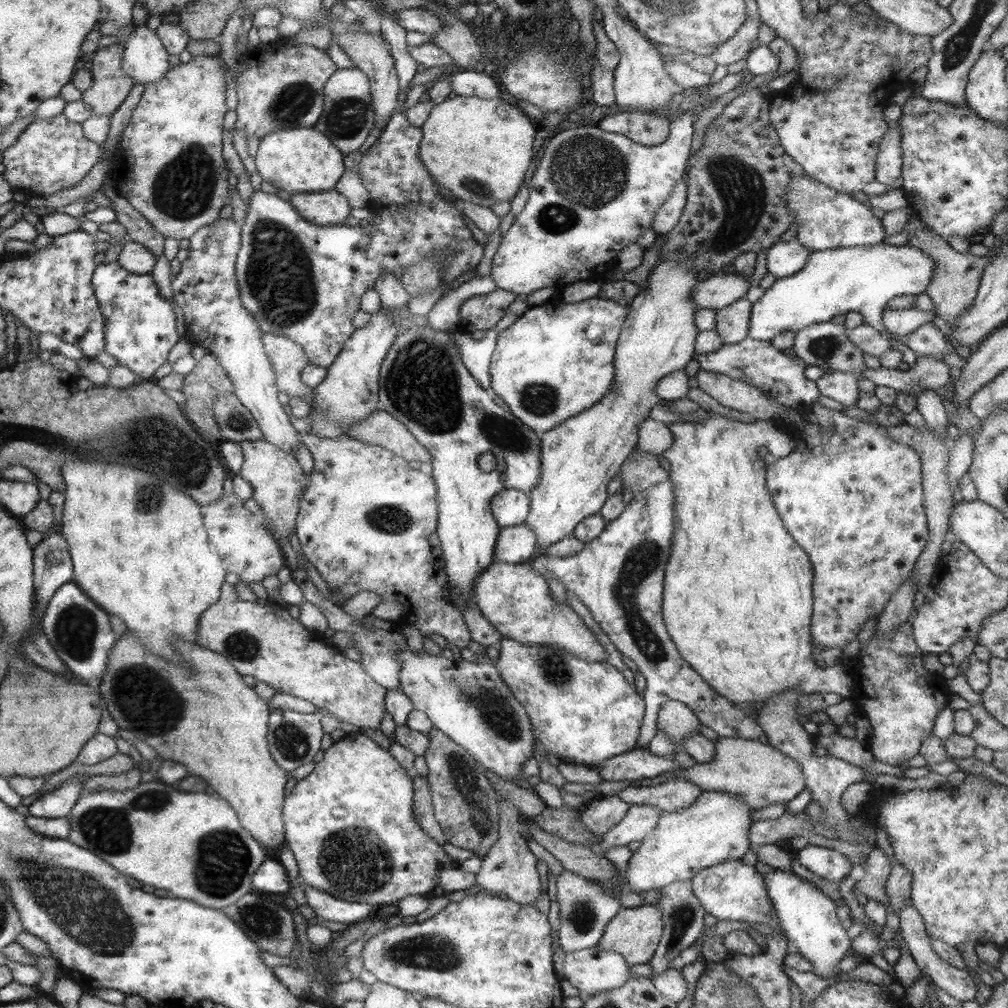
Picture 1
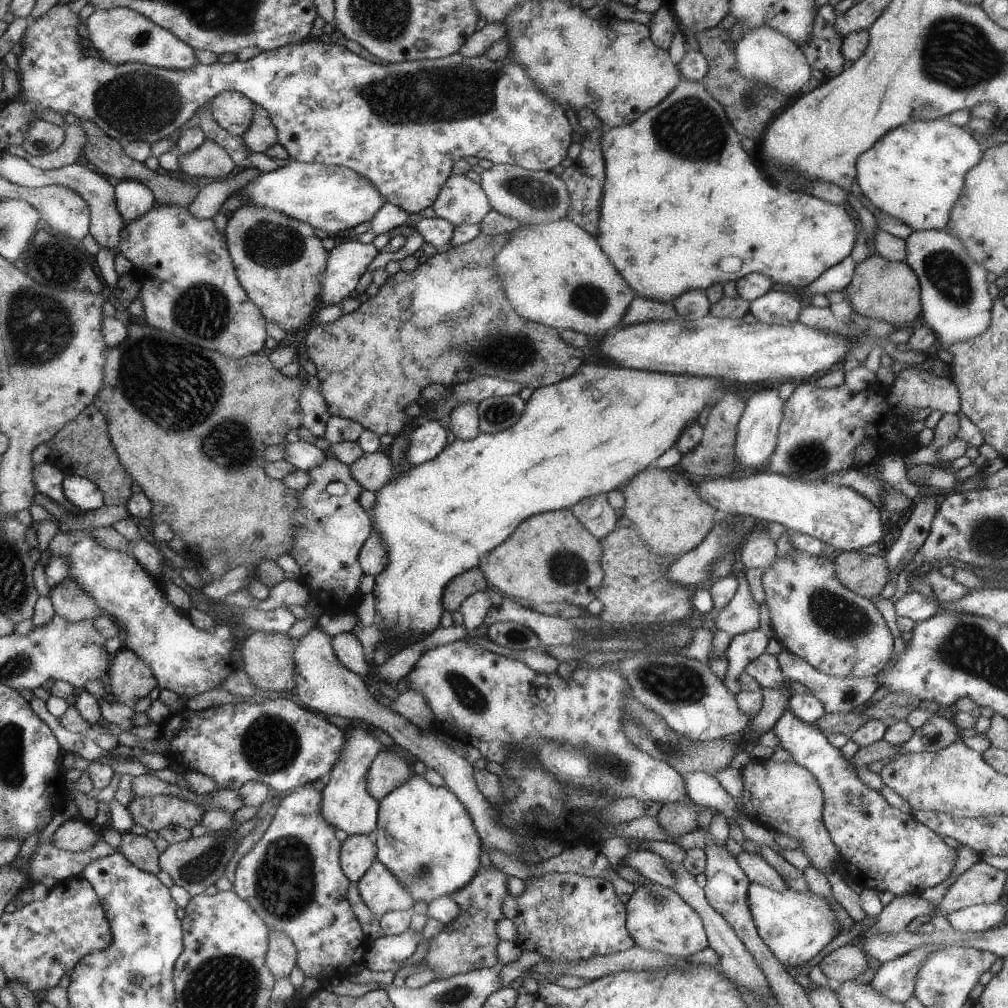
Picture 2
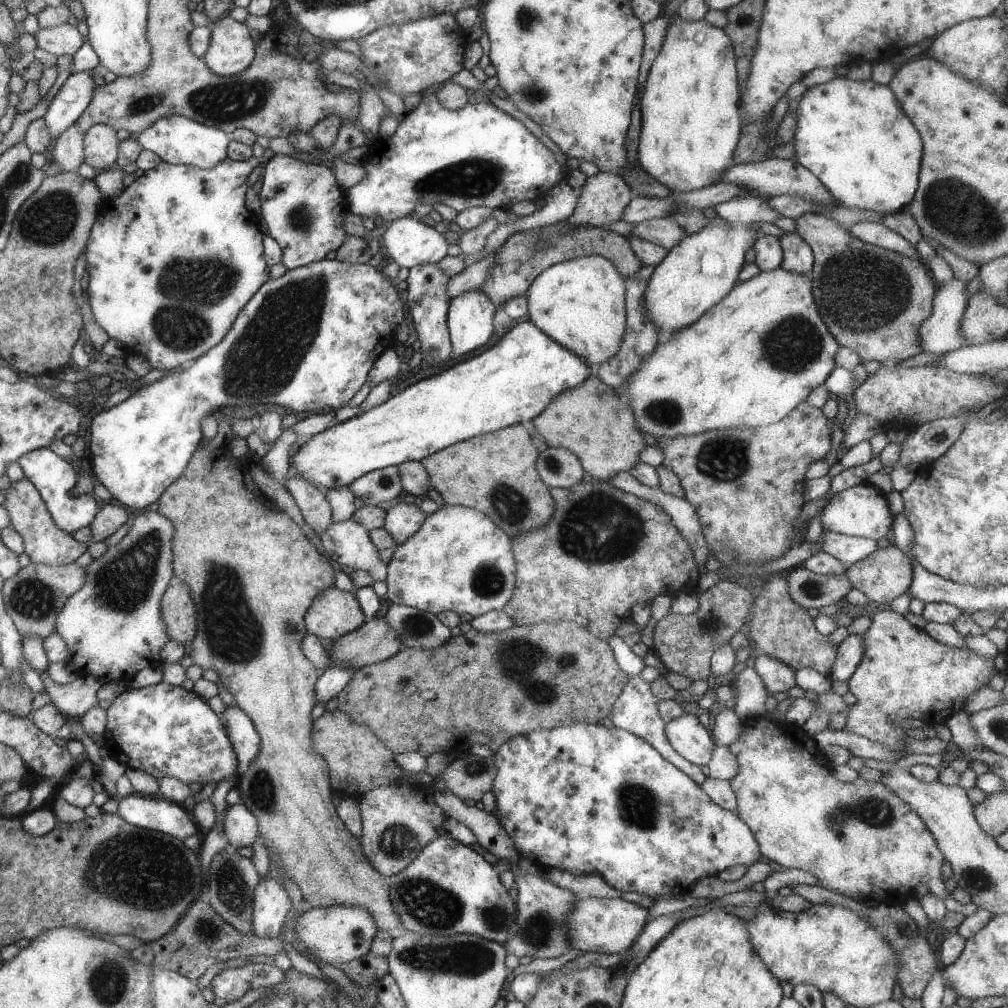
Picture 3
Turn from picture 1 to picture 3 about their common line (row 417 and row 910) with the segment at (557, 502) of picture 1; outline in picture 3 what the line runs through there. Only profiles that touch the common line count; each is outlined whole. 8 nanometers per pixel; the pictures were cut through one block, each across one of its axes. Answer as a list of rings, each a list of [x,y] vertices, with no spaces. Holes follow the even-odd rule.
[[[581,898],[571,914],[567,916],[567,936],[571,948],[581,950],[581,954],[621,954],[625,952],[649,922],[649,910],[637,904],[625,902],[623,898]]]

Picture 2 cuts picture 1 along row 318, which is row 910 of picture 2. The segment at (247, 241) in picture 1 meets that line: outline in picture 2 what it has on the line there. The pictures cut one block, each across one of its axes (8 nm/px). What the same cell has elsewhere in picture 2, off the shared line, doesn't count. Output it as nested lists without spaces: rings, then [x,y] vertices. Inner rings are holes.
[[[311,784],[301,786],[301,790],[291,792],[291,796],[285,796],[279,802],[265,834],[239,860],[233,878],[233,892],[253,906],[253,910],[259,914],[259,918],[263,918],[271,932],[283,932],[289,936],[289,940],[295,942],[297,966],[305,978],[317,978],[321,984],[337,984],[343,978],[347,980],[349,972],[363,964],[367,940],[351,910],[351,904],[345,898],[349,878],[341,868],[341,842],[335,836],[337,828],[321,816],[321,802],[323,794],[317,792]]]

